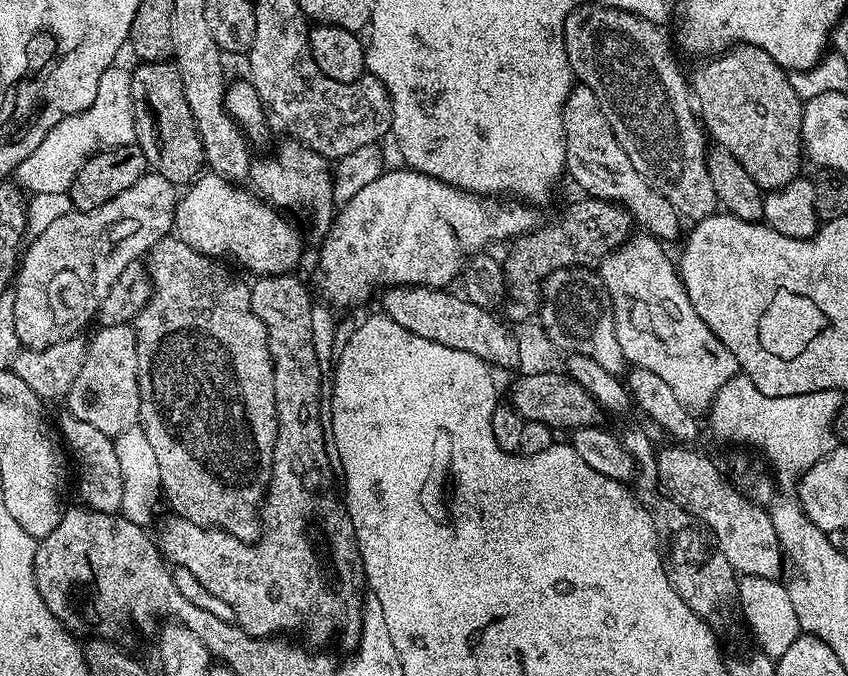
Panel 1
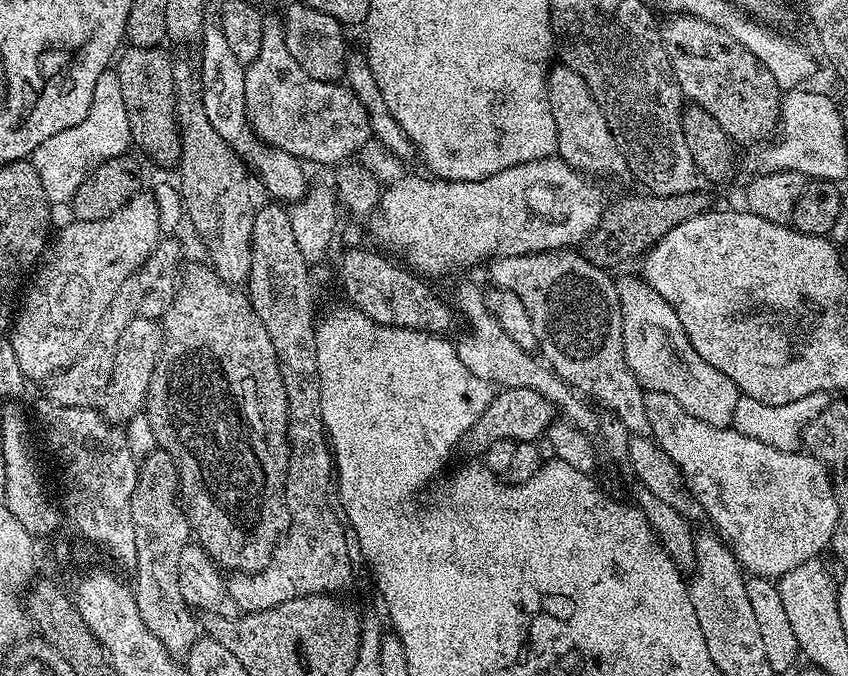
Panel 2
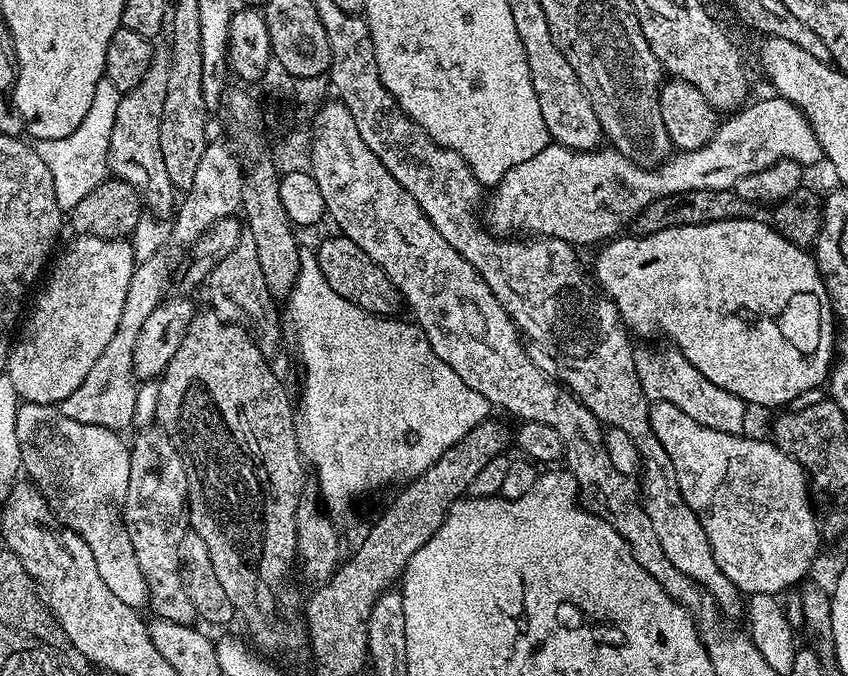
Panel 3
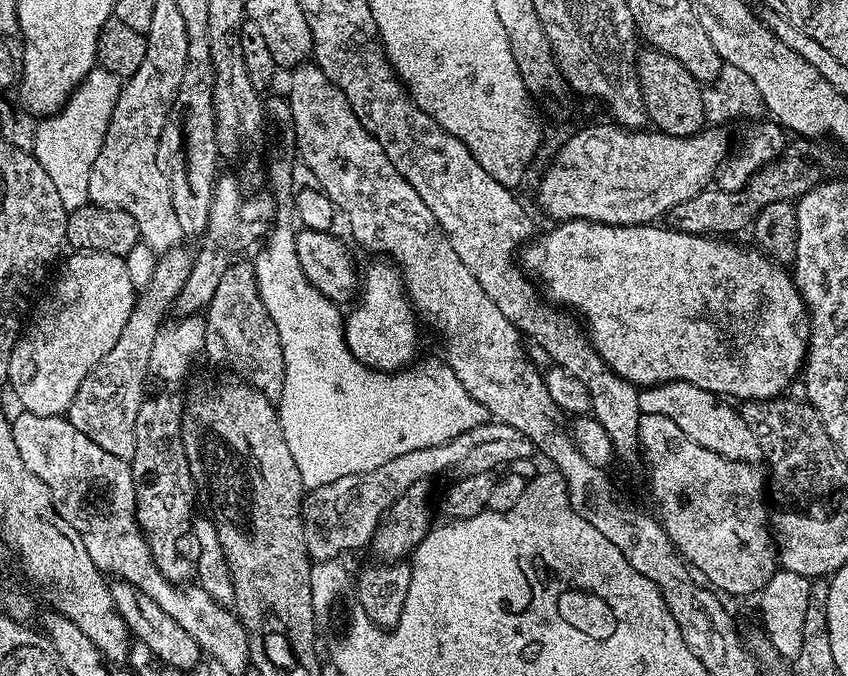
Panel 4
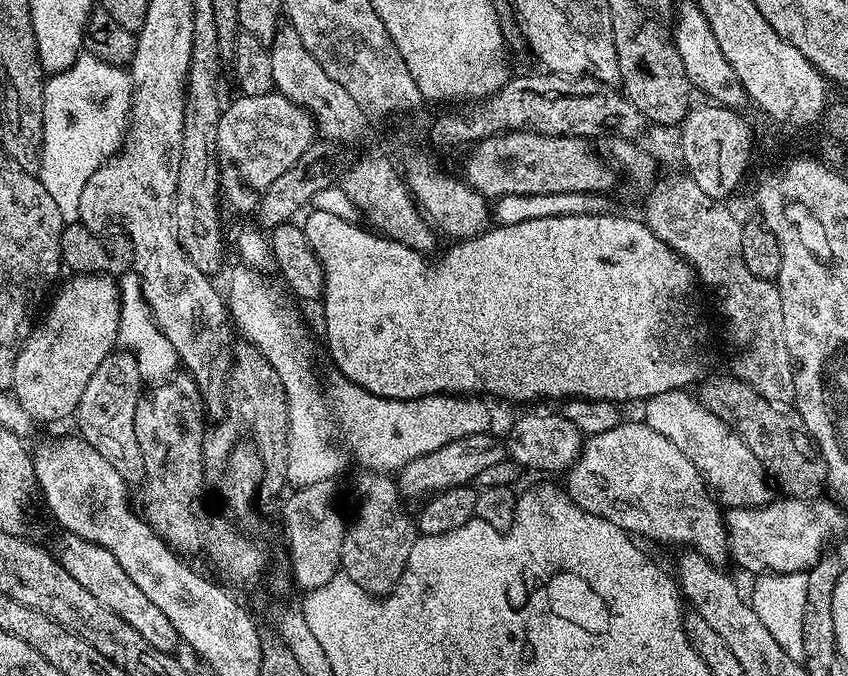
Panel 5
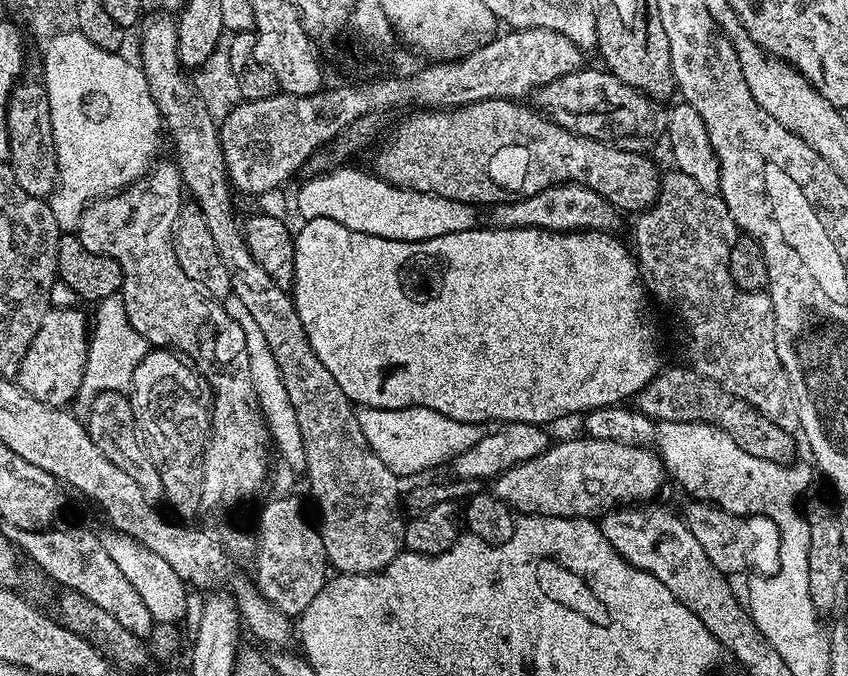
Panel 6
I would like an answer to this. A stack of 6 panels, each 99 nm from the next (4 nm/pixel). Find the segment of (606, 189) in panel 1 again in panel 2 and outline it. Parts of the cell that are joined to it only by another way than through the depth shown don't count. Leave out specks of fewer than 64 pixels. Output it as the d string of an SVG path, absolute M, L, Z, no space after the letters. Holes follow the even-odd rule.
M562 62L549 67L548 101L550 114L554 114L556 123L555 155L559 159L565 160L576 172L601 181L620 180L629 175L626 158L616 145L614 134L606 122L606 114L602 114L594 94L590 94L590 86L586 86L583 78Z

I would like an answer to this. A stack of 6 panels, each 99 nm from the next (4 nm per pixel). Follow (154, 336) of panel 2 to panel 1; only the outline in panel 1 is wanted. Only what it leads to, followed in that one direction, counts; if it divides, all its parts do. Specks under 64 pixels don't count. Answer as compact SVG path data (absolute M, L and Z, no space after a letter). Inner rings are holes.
M132 324L97 327L96 337L86 344L82 370L78 370L78 378L70 386L66 397L67 411L74 418L82 418L82 422L90 422L102 434L110 437L121 436L126 430L137 427L140 418L140 391L138 390L138 354L136 353L136 330Z

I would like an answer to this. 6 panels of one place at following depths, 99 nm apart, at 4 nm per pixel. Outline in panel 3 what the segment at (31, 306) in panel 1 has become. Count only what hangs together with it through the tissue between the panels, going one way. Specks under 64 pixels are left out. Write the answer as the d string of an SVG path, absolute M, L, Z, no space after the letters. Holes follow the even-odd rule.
M97 236L75 237L76 241L61 254L55 257L46 279L44 289L36 296L32 304L32 313L23 321L24 333L11 345L8 354L6 375L14 386L17 397L26 404L51 404L58 406L90 374L94 362L102 358L102 350L110 346L110 338L118 330L118 322L122 322L122 314L126 306L126 290L130 290L130 278L137 266L135 252L127 239L107 240Z

